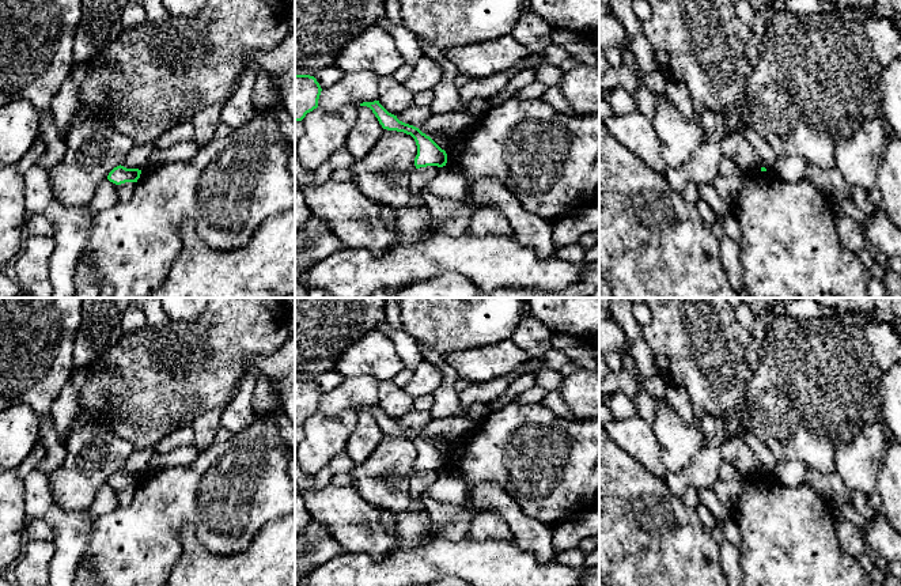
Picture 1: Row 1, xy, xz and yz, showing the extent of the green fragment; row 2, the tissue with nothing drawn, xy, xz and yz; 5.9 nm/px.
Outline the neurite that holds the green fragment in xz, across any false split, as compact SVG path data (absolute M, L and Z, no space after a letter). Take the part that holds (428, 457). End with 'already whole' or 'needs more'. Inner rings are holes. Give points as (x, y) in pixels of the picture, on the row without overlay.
M379 405L363 407L360 411L367 411L372 415L383 434L397 435L410 439L417 450L417 460L414 462L416 473L427 470L443 472L447 468L447 458L429 441L423 438L419 432L405 428L397 420L389 417Z | already whole

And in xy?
M120 469L109 477L107 484L116 489L121 489L125 487L137 487L140 479L141 475L139 473L126 473Z | already whole

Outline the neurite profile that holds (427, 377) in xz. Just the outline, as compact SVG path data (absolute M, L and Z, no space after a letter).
M421 360L412 379L404 386L412 398L434 394L443 381L443 373L431 362Z

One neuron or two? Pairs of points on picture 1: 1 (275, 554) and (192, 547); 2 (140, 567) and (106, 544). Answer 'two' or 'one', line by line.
1: one
2: one

